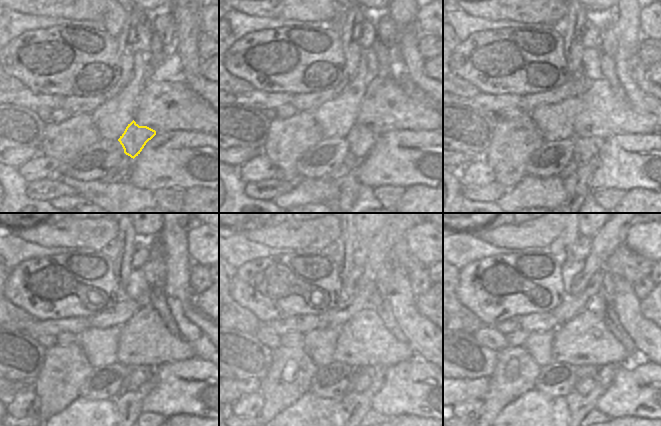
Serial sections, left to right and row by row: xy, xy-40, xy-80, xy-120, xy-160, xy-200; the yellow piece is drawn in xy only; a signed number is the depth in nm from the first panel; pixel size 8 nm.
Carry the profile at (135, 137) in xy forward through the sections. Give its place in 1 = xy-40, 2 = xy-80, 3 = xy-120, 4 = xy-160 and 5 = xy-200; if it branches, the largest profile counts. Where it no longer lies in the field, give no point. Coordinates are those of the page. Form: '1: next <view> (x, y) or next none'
1: next xy-40 (360, 139)
2: next xy-80 (586, 148)
3: next xy-120 (138, 374)
4: next xy-160 (367, 373)
5: next xy-200 (584, 386)

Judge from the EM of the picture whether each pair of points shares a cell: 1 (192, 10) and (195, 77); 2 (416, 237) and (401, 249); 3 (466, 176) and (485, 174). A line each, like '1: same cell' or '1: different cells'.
1: same cell
2: different cells
3: same cell

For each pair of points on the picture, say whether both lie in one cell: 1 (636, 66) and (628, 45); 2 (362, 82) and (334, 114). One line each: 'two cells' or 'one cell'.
1: two cells
2: one cell

